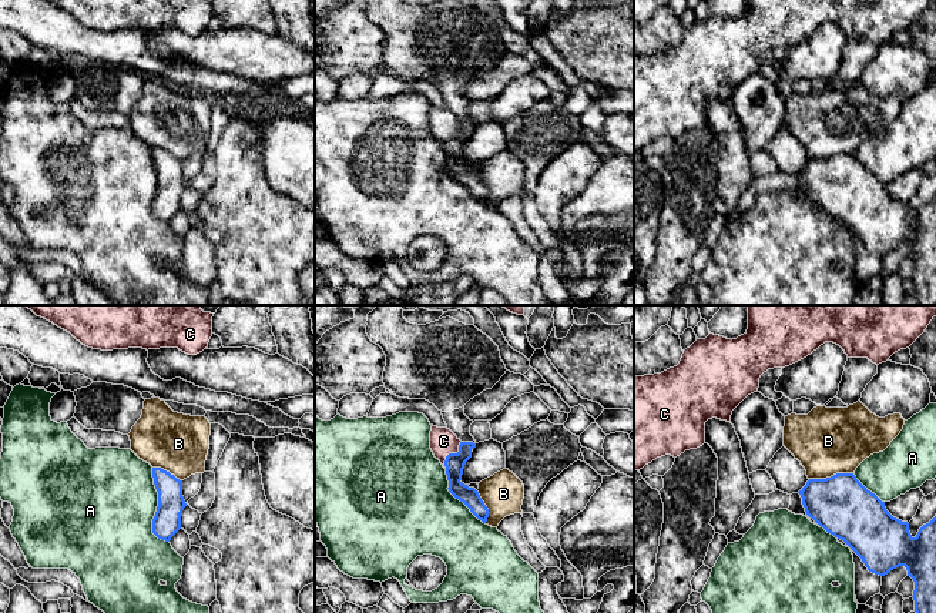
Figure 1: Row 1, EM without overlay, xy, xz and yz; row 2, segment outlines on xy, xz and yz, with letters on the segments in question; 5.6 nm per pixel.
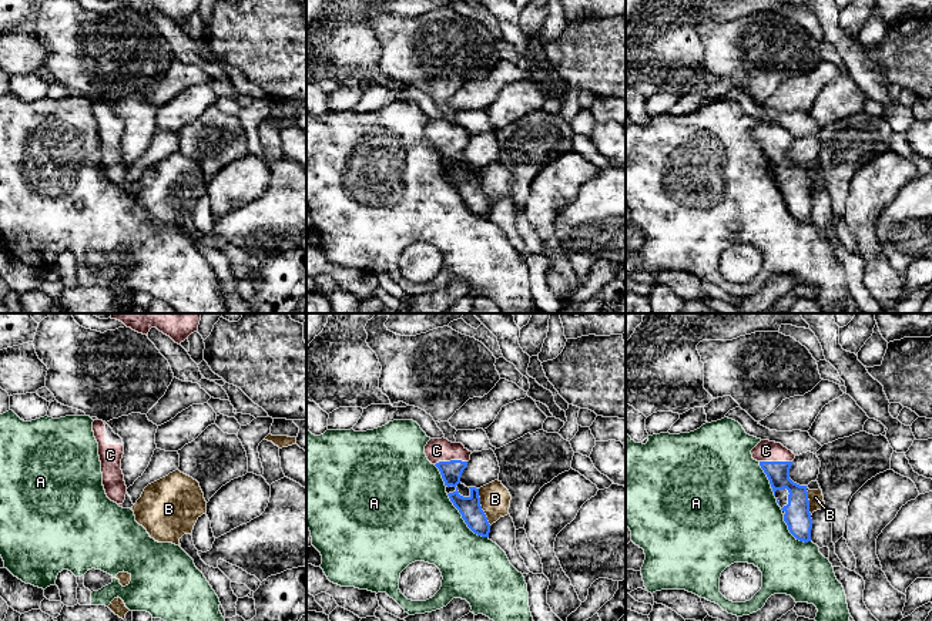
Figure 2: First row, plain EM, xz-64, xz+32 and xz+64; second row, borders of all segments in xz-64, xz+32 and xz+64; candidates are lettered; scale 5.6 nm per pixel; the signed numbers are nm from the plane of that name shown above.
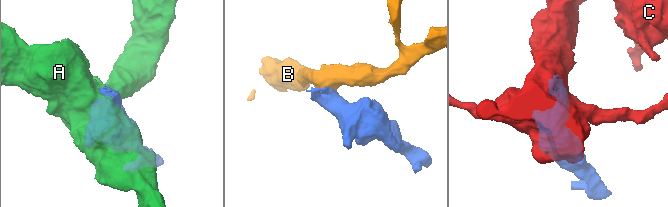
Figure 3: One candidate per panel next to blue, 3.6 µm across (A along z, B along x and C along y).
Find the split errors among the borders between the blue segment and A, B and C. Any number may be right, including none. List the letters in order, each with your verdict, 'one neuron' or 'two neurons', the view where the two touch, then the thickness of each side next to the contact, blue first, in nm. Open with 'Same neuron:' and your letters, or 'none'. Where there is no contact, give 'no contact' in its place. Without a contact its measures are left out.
Same neuron: C
A: two neurons; meets blue in xy; 160 nm thick on the blue side, 480 nm on the other
B: two neurons; meets blue in yz; 320 nm thick on the blue side, 380 nm on the other
C: one neuron; meets blue in xz; 110 nm thick on the blue side, 150 nm on the other

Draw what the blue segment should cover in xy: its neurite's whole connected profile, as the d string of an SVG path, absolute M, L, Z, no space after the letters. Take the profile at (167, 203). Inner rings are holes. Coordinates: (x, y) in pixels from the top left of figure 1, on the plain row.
M152 148L158 187L152 200L152 214L165 222L181 210L181 194L187 187L182 177L182 161L161 148Z

